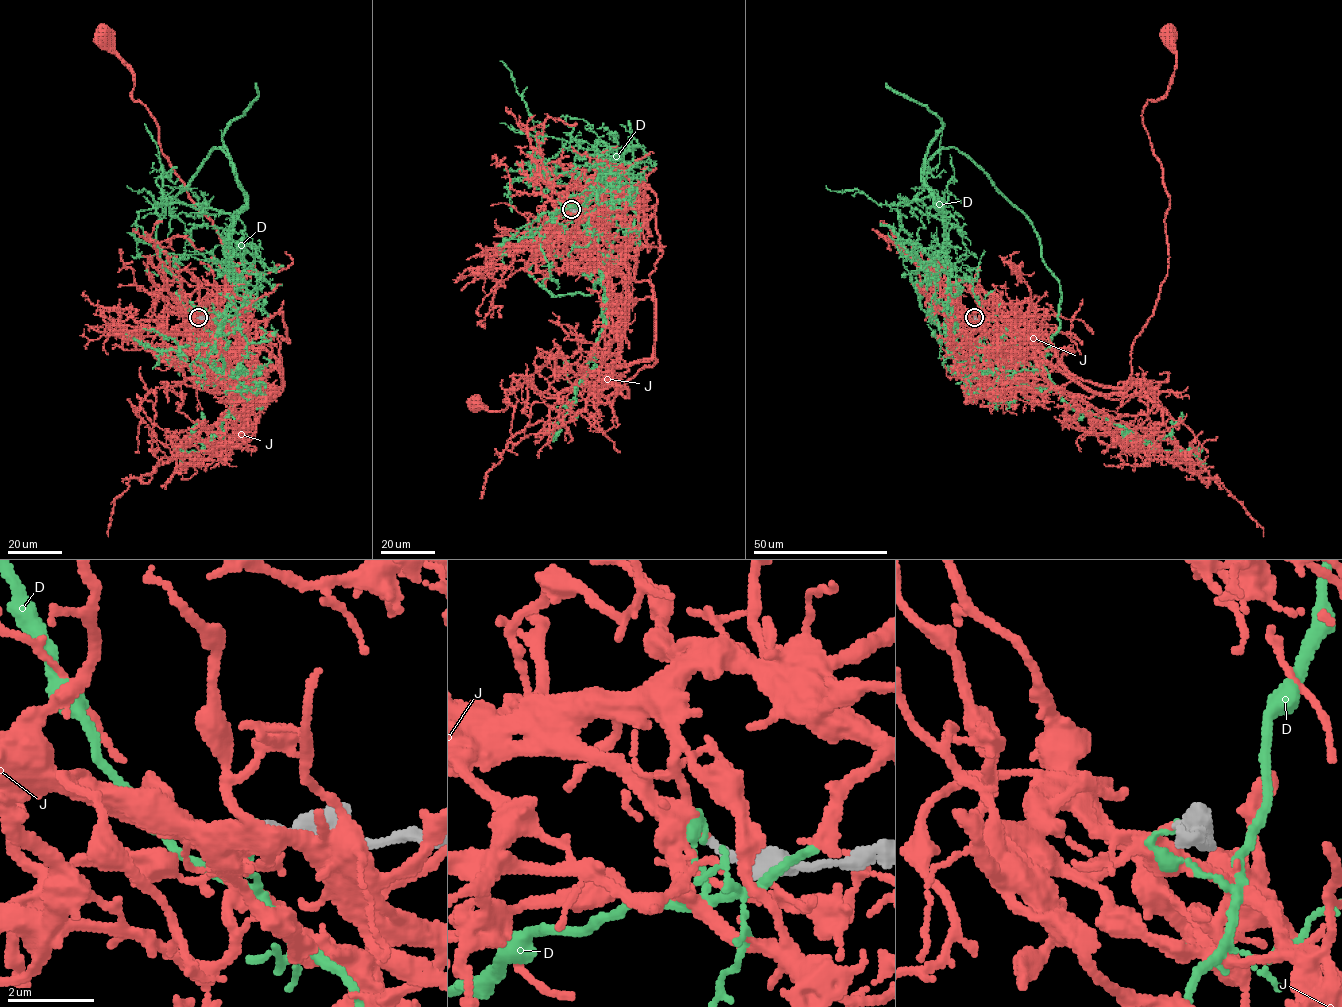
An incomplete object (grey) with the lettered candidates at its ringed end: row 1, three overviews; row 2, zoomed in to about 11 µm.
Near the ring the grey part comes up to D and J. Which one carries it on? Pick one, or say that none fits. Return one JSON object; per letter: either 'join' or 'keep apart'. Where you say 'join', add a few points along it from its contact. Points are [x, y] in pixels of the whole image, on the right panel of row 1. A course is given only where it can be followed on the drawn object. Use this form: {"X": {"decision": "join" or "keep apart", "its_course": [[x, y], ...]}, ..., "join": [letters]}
{"D": {"decision": "keep apart"}, "J": {"decision": "join", "its_course": [[974, 317], [1010, 351], [1070, 348], [1070, 372], [1125, 384], [1168, 264], [1142, 115], [1171, 83], [1167, 34]]}, "join": ["J"]}

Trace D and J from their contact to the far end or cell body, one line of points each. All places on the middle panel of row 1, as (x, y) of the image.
D: (570, 209), (585, 207), (593, 181), (588, 223), (610, 250), (594, 367), (552, 440)
J: (571, 209), (611, 300), (653, 301), (656, 360), (609, 403), (563, 404), (526, 377), (504, 409), (475, 402)

